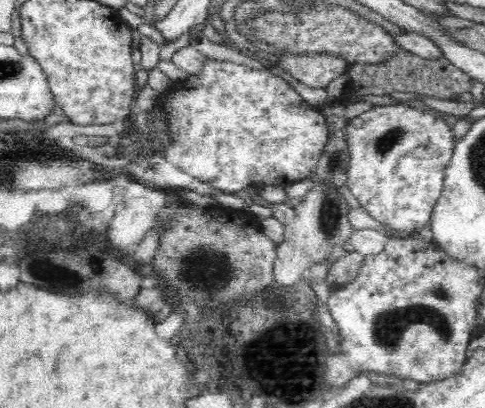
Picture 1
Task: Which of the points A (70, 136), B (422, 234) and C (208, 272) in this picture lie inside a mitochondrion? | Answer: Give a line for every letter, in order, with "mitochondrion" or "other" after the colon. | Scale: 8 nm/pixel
A: other
B: other
C: mitochondrion

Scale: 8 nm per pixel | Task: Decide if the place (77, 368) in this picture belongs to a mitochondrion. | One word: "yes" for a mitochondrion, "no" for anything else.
no

